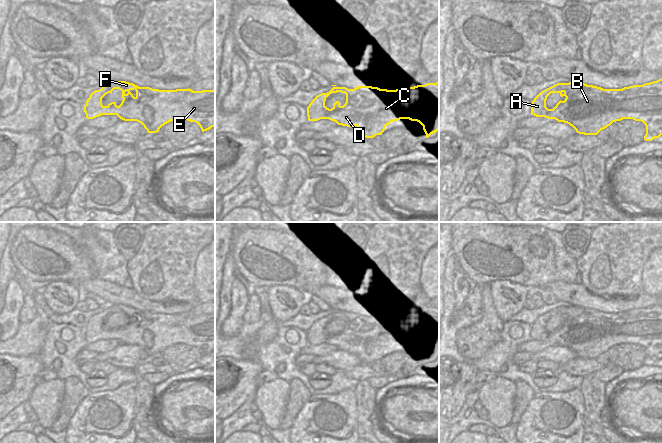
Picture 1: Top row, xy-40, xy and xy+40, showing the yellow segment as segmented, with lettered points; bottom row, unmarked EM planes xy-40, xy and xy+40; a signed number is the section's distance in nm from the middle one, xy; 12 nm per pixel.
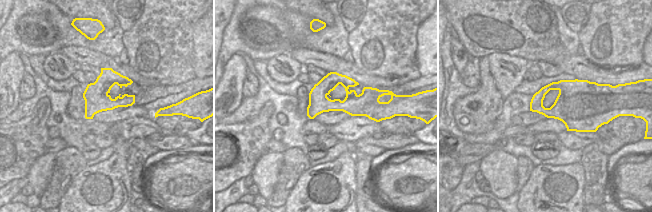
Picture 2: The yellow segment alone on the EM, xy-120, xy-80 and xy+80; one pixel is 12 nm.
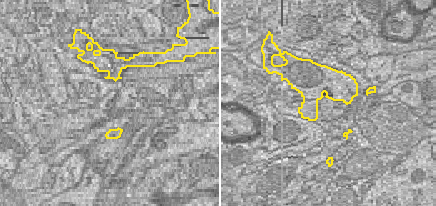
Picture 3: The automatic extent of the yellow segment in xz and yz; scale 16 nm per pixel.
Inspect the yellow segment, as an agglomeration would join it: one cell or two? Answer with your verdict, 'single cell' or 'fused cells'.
single cell

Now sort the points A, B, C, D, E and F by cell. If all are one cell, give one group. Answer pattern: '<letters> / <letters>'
A B C D E F

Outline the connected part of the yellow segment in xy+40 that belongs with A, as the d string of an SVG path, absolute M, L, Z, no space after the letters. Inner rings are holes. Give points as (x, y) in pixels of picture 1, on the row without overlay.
M662 303L622 313L603 313L579 306L557 307L541 315L534 322L531 339L567 347L577 357L584 359L597 359L613 346L633 343L645 348L644 364L652 365L662 359ZM551 317L559 317L561 321L565 320L566 322L564 325L560 324L553 333L548 333L546 324Z

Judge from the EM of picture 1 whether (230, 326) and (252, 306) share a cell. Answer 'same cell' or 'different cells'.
different cells

